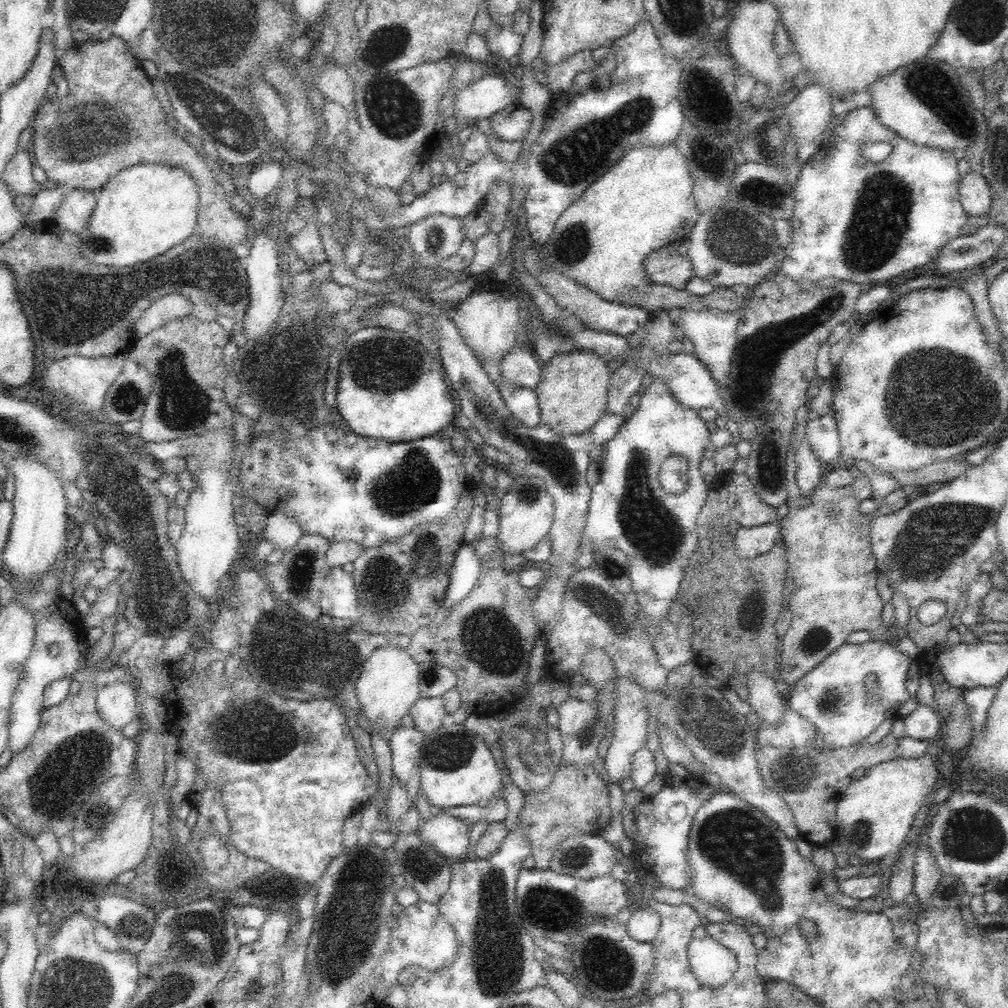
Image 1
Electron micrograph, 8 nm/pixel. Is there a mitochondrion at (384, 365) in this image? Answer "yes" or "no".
yes

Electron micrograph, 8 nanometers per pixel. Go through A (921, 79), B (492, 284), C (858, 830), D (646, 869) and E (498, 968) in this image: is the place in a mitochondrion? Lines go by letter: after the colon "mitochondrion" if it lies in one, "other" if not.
A: mitochondrion
B: other
C: mitochondrion
D: other
E: mitochondrion

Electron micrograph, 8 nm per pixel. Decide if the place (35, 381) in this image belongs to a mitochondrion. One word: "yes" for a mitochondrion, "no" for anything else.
no

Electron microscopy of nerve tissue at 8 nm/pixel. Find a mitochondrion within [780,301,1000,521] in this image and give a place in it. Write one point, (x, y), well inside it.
(922, 378)

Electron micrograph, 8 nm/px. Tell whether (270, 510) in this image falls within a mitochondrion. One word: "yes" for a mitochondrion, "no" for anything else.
no

